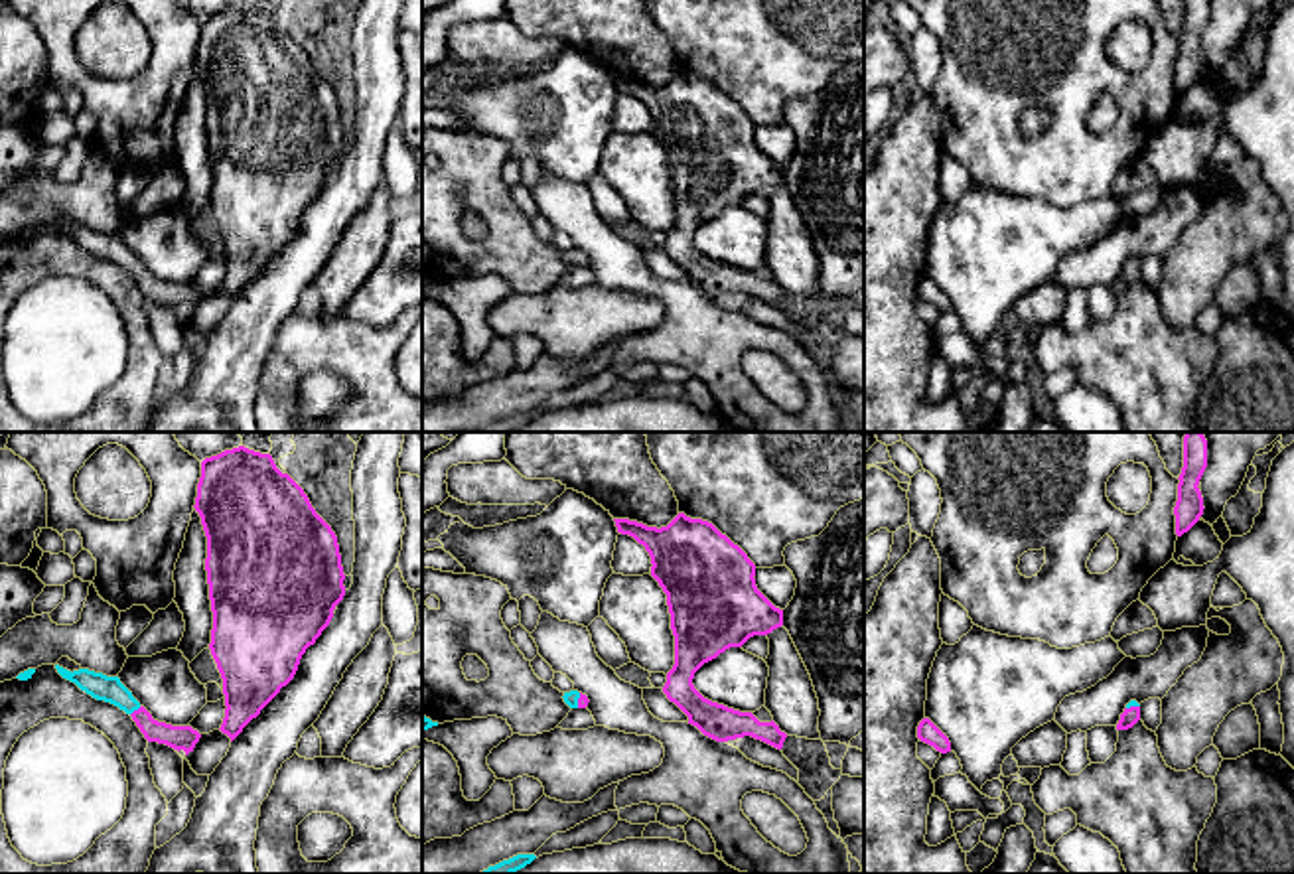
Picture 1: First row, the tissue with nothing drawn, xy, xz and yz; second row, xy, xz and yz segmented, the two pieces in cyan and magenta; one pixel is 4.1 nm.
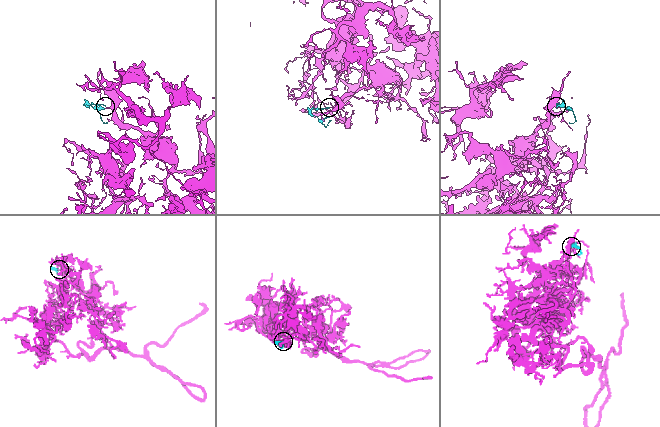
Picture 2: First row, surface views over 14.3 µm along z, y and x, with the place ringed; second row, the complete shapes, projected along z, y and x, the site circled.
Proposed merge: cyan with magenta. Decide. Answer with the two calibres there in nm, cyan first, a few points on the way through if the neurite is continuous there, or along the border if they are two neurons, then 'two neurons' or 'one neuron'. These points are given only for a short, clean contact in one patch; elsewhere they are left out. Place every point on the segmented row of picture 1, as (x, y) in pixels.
110/100 nm | across xy (101, 687), (111, 689), (135, 709), (156, 730), (184, 738) | one neuron

